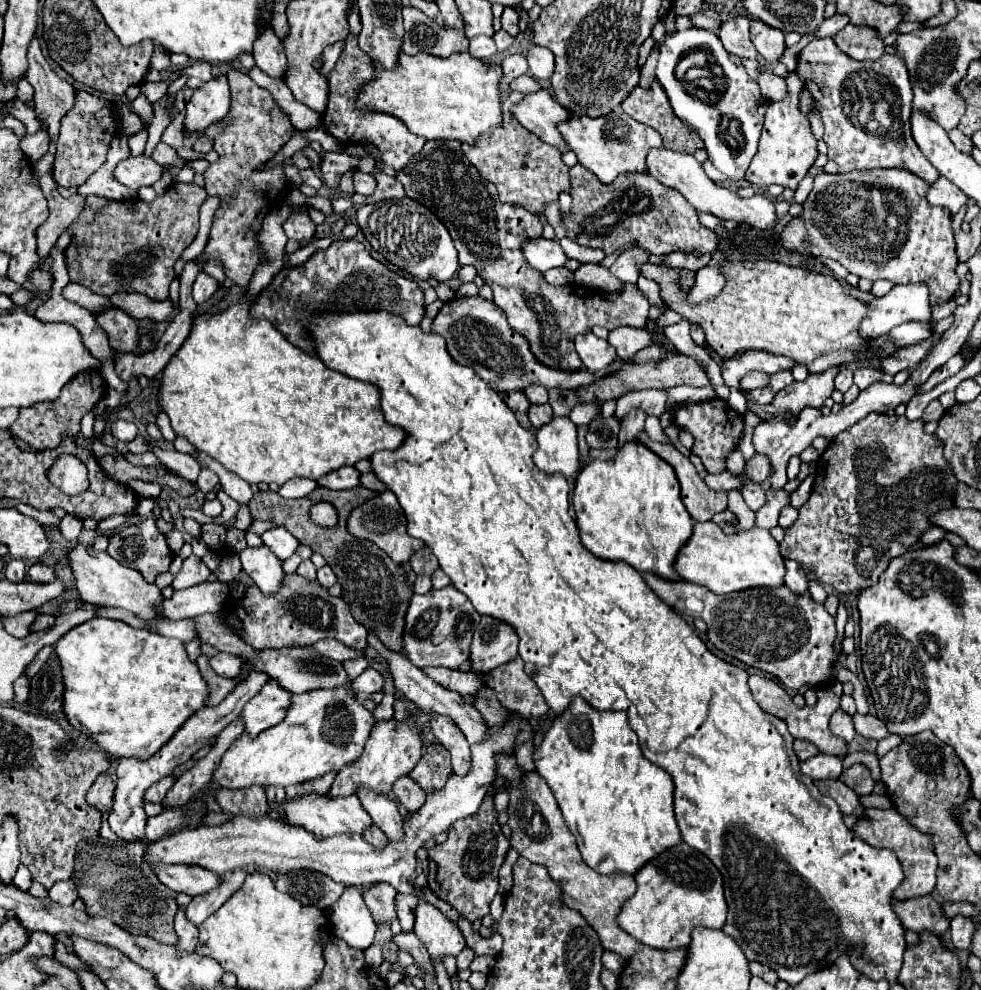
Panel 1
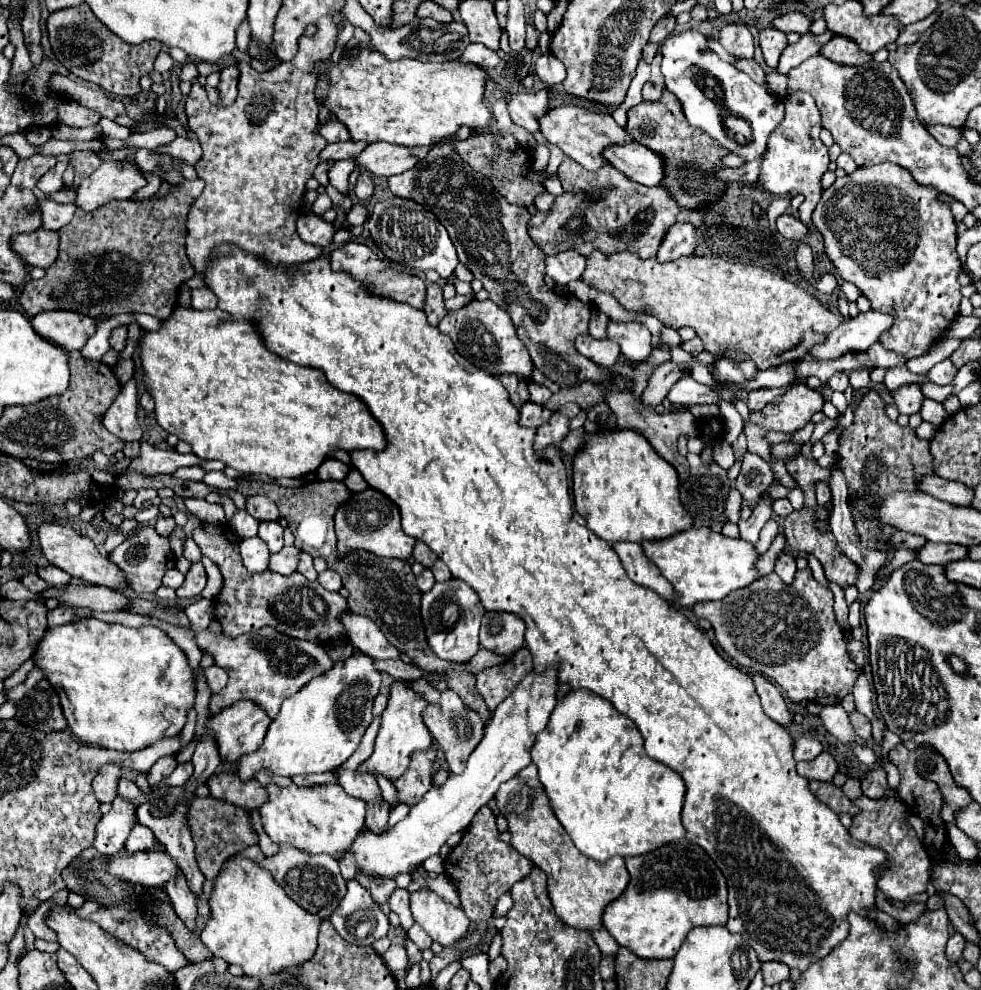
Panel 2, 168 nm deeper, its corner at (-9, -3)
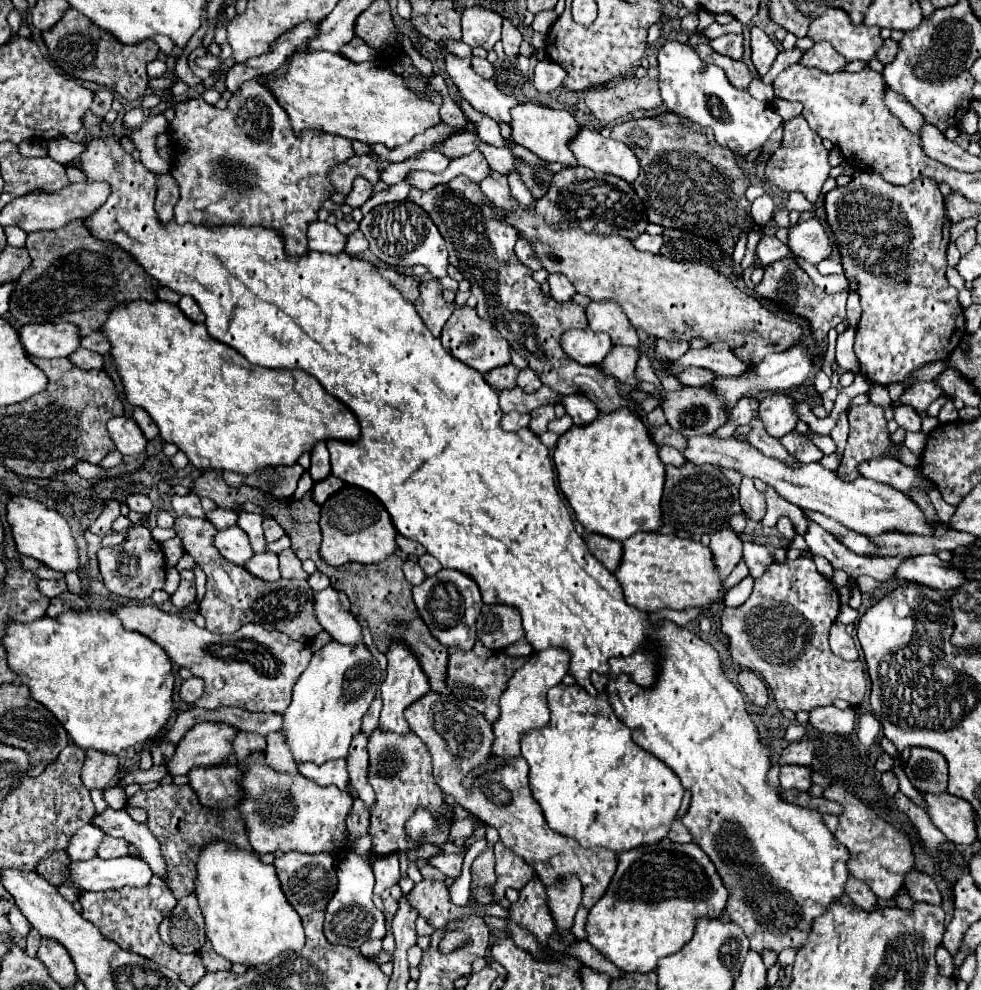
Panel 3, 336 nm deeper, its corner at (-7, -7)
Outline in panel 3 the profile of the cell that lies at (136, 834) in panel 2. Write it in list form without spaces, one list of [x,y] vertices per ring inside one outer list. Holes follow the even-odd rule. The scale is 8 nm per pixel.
[[[106,836],[98,848],[98,856],[100,858],[118,858],[118,856],[128,856],[128,840],[120,840],[120,838],[112,838]]]

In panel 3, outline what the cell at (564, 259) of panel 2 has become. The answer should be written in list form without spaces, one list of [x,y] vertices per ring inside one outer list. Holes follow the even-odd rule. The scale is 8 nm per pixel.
[[[550,274],[548,282],[550,282],[550,294],[556,302],[572,300],[572,296],[576,294],[574,286],[570,284],[570,280],[564,274]]]

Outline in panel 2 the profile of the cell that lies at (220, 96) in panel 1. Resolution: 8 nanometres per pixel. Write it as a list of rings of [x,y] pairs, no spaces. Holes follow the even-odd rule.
[[[236,64],[224,68],[224,72],[220,74],[218,90],[220,90],[220,104],[222,104],[222,106],[230,106],[230,104],[236,100],[238,78],[240,78],[240,72],[238,72],[238,66],[236,66]]]

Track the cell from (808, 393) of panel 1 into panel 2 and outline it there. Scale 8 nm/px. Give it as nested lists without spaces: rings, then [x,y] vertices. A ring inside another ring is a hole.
[[[796,382],[790,390],[768,403],[762,412],[752,414],[752,420],[768,430],[794,432],[800,430],[812,418],[812,414],[820,412],[822,404],[824,400],[818,390]]]

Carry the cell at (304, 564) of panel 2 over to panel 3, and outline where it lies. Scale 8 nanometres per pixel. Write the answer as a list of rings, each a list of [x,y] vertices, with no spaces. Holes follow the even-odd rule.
[[[286,548],[280,552],[280,572],[284,578],[308,578],[310,574],[304,572],[302,560],[292,552],[292,548]]]

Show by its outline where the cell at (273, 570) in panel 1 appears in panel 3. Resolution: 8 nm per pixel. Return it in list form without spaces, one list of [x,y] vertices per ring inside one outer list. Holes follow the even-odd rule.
[[[226,528],[226,530],[218,530],[216,534],[216,548],[220,550],[220,554],[238,564],[244,566],[252,556],[252,546],[248,544],[248,536],[244,536],[244,532],[240,532],[240,528]]]

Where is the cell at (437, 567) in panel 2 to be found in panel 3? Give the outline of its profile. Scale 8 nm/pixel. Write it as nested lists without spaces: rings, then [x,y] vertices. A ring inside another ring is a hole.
[[[424,554],[424,556],[418,560],[418,564],[420,564],[420,568],[426,572],[426,576],[434,576],[434,574],[438,574],[438,572],[442,570],[440,562],[438,562],[434,556],[430,556],[430,554]]]

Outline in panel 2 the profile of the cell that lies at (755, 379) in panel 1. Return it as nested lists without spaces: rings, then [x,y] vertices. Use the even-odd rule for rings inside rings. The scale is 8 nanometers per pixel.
[[[718,358],[710,374],[716,382],[730,382],[730,380],[746,380],[746,376],[752,376],[756,372],[756,366],[750,362],[738,362],[730,358]]]

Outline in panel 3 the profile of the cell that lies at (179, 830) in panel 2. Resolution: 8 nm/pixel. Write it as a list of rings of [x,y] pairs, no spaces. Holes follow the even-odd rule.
[[[196,894],[178,900],[176,908],[160,924],[160,938],[178,952],[200,952],[206,942],[206,932]]]

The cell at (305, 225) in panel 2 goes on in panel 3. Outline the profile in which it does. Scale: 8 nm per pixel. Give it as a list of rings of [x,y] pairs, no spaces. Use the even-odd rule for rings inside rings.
[[[314,220],[308,224],[308,248],[316,252],[328,252],[328,254],[340,254],[346,246],[346,236],[338,232],[336,226],[328,222]]]

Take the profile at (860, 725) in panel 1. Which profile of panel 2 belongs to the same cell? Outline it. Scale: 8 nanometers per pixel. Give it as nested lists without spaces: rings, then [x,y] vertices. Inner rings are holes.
[[[858,710],[848,712],[848,718],[850,718],[850,724],[852,724],[854,732],[858,736],[862,736],[864,740],[870,740],[870,722],[868,722],[868,718],[864,714],[860,714]]]

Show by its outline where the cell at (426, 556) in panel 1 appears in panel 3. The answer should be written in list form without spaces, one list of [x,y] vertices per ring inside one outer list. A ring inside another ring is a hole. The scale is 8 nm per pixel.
[[[398,536],[396,538],[396,542],[400,544],[400,550],[404,552],[404,554],[408,554],[408,556],[424,556],[426,554],[426,550],[418,544],[418,542],[414,542],[414,540],[408,540],[408,538],[404,538],[404,536]]]

